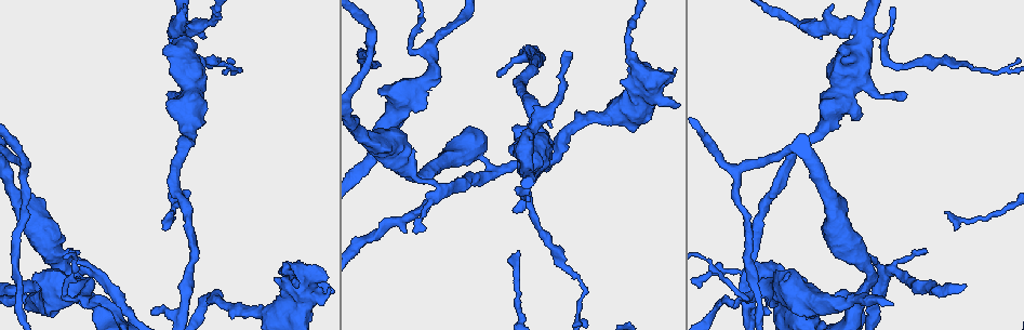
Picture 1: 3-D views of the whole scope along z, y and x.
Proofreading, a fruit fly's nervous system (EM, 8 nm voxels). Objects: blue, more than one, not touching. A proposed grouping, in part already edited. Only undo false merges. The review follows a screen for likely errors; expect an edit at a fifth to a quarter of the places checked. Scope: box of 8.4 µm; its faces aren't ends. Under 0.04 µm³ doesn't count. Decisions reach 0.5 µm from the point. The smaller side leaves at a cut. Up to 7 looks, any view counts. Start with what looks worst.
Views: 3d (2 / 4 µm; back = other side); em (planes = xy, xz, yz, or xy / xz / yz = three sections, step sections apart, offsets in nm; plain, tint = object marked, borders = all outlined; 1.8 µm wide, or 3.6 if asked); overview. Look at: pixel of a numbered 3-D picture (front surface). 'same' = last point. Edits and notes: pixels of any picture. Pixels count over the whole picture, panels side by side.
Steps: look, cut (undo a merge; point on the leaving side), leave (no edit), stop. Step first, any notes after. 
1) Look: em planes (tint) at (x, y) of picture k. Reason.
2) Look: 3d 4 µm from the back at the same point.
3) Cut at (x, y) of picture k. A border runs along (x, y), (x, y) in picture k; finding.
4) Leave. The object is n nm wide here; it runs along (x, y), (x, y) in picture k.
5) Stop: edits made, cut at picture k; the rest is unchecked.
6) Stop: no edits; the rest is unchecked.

Look: em xz step 16 (tint) at (79, 261) of picture 1. Thick turns thin.

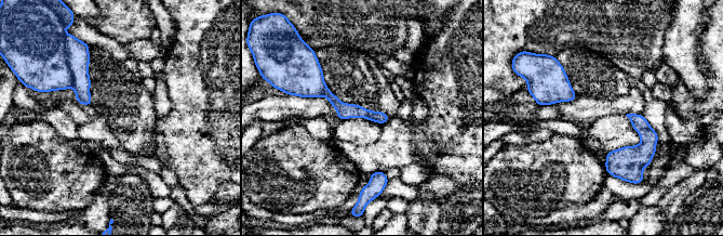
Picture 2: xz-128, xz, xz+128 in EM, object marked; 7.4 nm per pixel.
Look: em planes (borders) at the same point. Cut it another way.

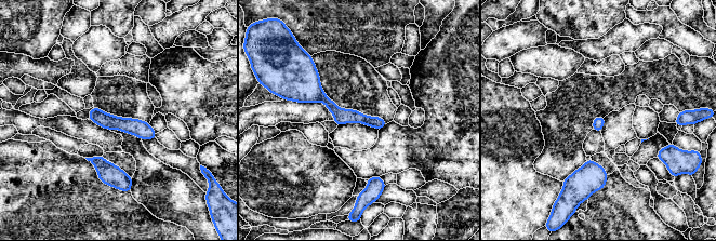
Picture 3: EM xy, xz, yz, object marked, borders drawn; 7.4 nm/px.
Cut at (142, 130) of picture 3. A second neuron is stuck on.

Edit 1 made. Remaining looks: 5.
Look: 3d 4 µm at (863, 36) of picture 1. Thin arm on a thick one.

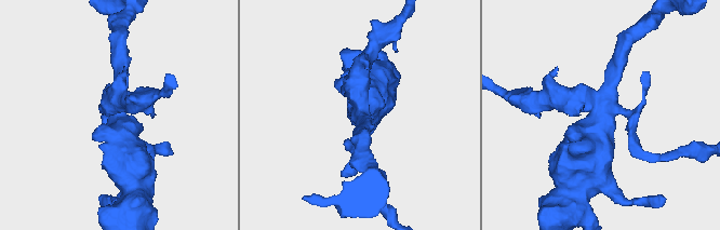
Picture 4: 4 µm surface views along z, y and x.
Look: em 3.6 µm planes (plain) at (360, 114) of picture 4.

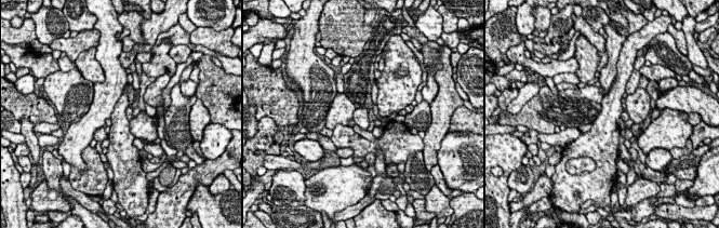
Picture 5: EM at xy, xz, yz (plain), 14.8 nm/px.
Look: em 3.6 µm planes (borders) at the same point.

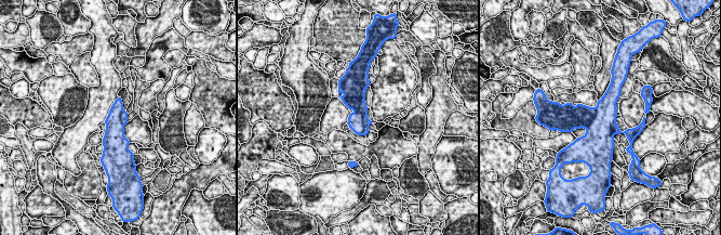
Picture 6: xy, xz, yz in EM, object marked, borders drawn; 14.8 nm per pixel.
Cut at (359, 105) of picture 6. A border runs along (357, 111), (362, 114), (361, 134) in picture 6; two neurons meet here.

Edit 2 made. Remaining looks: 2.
Stop: edits made, cut at picture 3, cut at picture 6; the rest is unchecked.

